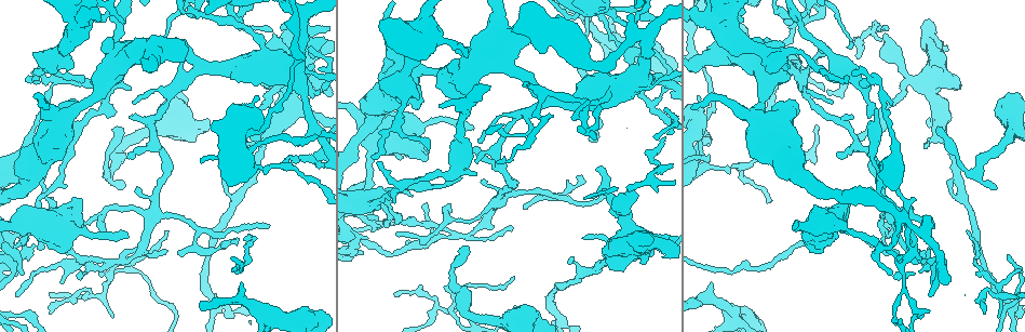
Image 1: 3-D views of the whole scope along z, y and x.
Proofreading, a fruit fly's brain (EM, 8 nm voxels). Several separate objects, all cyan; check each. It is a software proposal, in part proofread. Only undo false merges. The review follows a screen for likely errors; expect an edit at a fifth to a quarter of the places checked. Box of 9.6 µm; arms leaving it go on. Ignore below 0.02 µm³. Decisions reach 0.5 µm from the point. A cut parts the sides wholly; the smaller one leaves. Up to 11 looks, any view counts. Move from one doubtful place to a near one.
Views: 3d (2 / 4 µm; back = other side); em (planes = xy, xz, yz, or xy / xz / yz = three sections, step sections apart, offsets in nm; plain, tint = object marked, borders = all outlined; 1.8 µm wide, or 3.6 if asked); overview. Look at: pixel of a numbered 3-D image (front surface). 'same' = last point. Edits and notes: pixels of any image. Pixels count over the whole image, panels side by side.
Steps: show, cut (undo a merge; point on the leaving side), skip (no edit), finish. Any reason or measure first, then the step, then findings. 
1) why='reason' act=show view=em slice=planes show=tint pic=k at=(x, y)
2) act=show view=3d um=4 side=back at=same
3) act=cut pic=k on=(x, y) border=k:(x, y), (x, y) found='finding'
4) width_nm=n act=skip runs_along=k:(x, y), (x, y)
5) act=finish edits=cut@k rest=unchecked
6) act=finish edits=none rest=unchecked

why='narrows sharply' act=show view=em slice=planes show=tint pic=1 at=(938, 106)

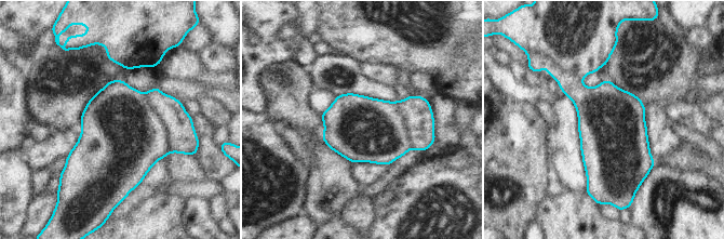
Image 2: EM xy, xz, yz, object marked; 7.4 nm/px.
width_nm=480 act=cut pic=2 on=(133, 137) border=2:(144, 94), (166, 131), (170, 150) found='a second neuron is stuck on'

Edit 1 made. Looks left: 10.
act=show view=overview

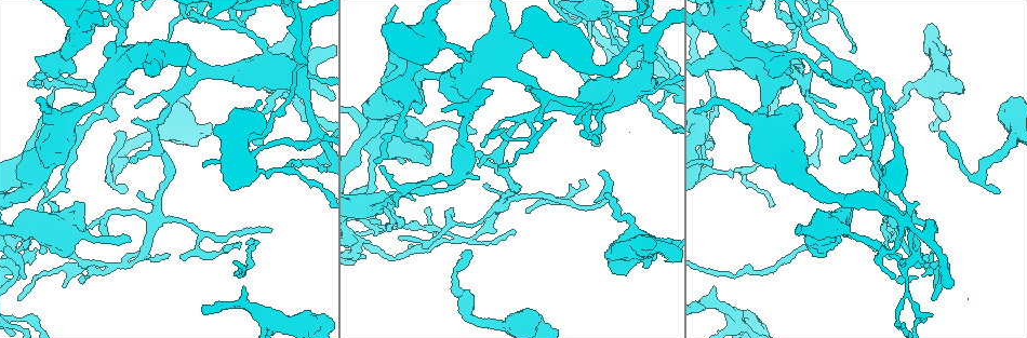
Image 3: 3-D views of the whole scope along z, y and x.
why='abrupt turn' act=show view=3d um=2 pic=3 at=(656, 106)

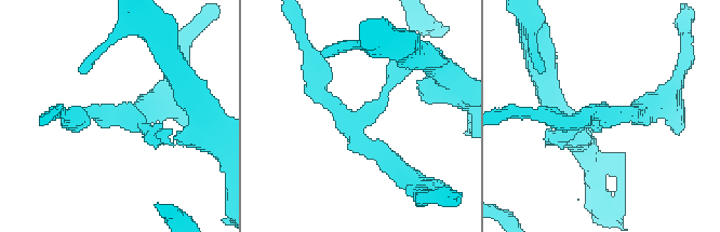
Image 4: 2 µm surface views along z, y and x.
arms=3 act=show view=em slice=yz step=16 show=tint pic=4 at=(121, 111)

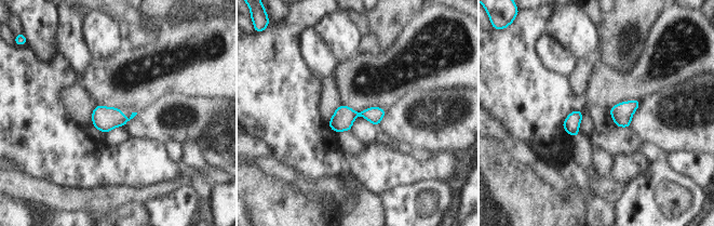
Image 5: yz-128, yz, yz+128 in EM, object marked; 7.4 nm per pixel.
act=show view=em slice=planes show=borders at=same

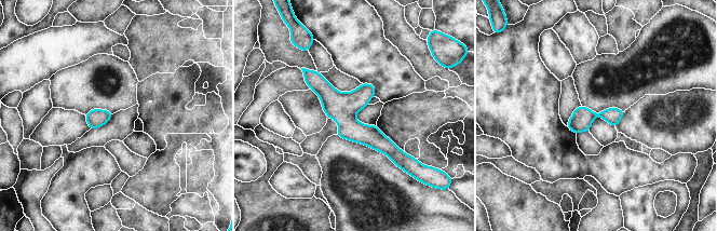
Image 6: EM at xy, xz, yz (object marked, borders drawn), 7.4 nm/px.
act=skip found='all the same neuron'

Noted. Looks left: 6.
why='four or more arms meet' act=show view=3d um=4 pic=3 at=(736, 321)

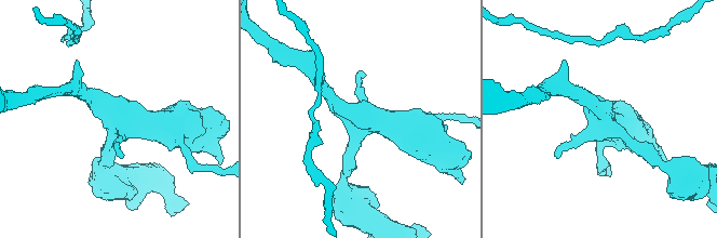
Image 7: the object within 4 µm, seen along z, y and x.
arms=4 act=show view=em slice=planes show=plain pic=7 at=(604, 120)

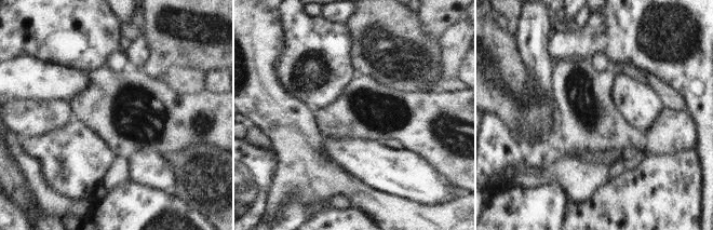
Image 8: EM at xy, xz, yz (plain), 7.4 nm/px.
why='with the object marked' act=show view=em slice=planes show=tint at=same

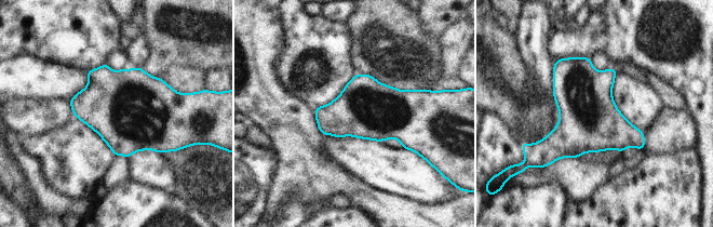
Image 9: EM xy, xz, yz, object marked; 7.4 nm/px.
width_nm=440 act=skip found='continuous, no second neuron'

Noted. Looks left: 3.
why='abrupt turn' act=show view=em slice=planes show=plain pic=3 at=(303, 19)

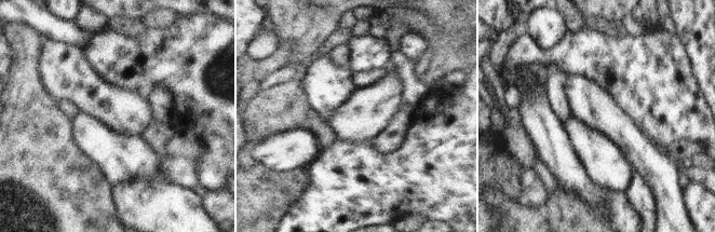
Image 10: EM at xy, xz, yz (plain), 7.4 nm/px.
why='where the object lies' act=show view=em slice=planes show=tint at=same

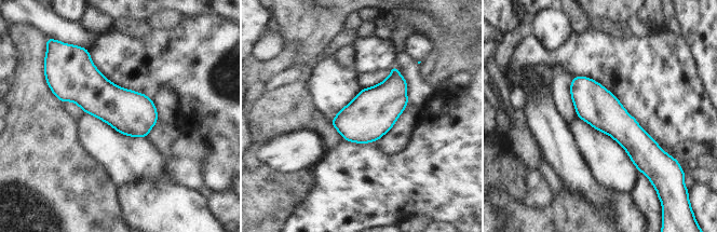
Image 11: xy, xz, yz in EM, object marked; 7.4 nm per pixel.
act=skip runs_along=11:(575, 81), (653, 157) found='one neuron here'

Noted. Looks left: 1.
act=finish edits=cut@2 rest=unchecked

